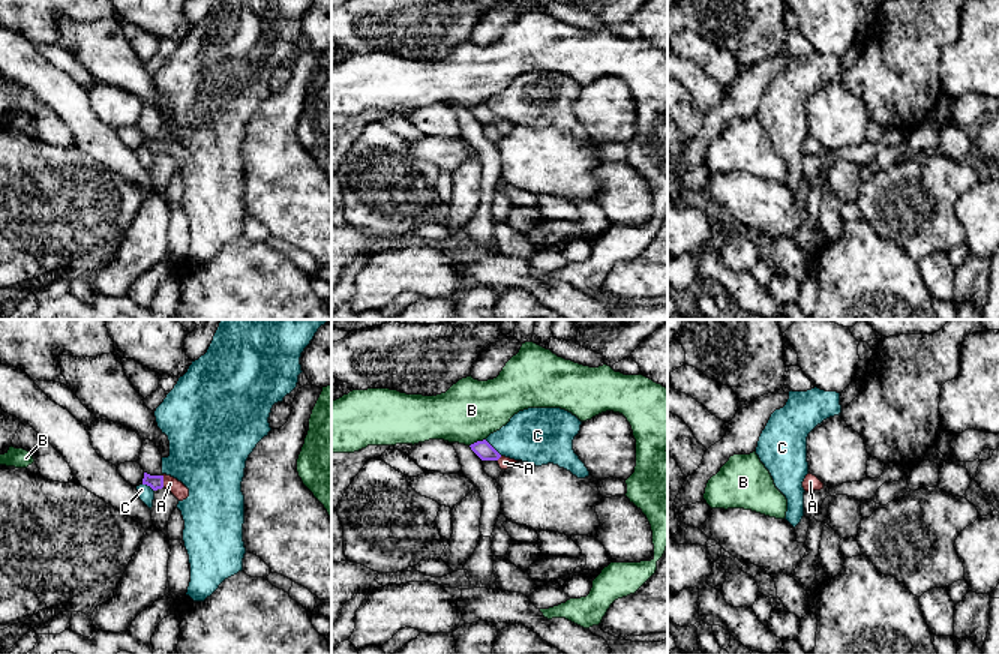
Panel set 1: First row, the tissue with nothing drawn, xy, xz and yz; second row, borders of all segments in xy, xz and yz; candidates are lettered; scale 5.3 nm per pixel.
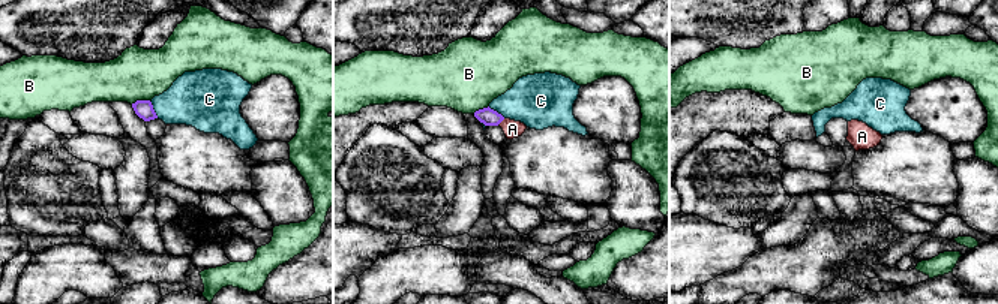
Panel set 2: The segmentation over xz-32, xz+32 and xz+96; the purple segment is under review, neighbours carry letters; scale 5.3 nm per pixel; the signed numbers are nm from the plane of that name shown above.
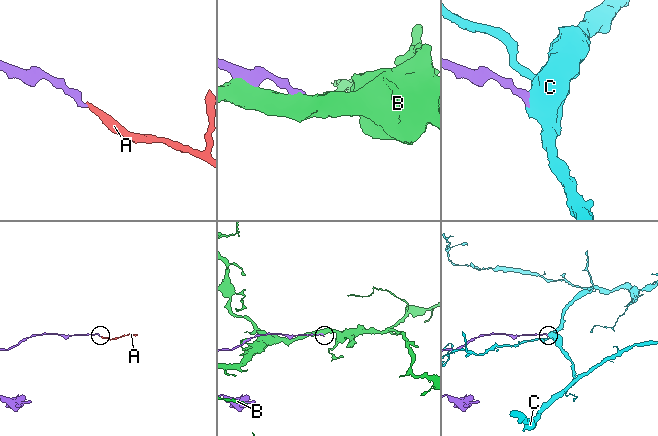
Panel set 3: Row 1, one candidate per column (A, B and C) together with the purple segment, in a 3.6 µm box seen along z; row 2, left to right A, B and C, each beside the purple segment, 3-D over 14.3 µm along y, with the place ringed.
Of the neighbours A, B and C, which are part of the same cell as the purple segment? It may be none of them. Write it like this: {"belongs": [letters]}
{"belongs": ["A"]}

